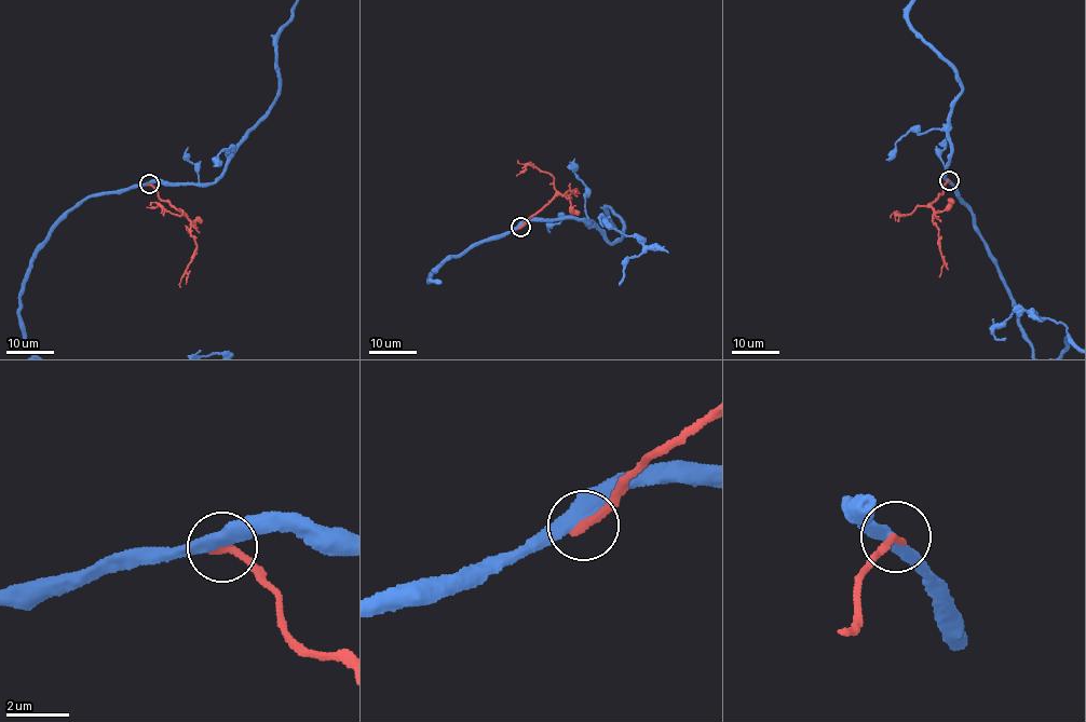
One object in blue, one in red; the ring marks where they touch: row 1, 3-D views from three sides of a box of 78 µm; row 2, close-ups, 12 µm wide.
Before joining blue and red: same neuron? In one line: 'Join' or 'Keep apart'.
Keep apart

